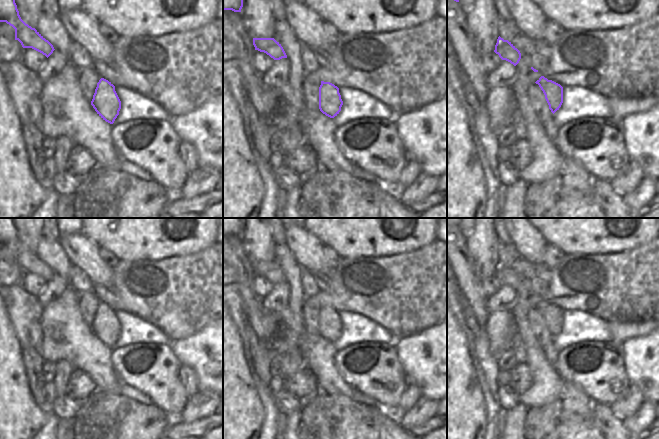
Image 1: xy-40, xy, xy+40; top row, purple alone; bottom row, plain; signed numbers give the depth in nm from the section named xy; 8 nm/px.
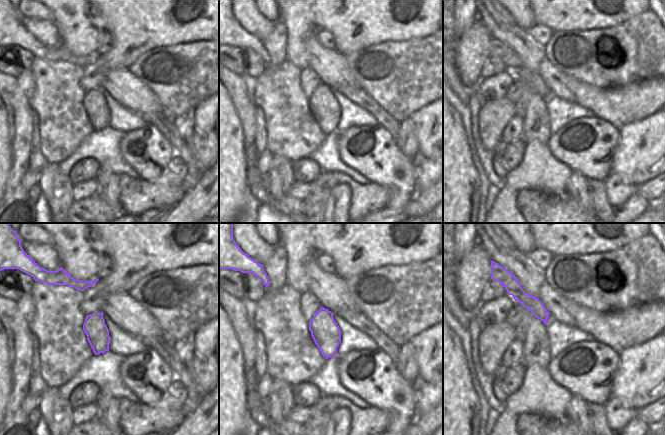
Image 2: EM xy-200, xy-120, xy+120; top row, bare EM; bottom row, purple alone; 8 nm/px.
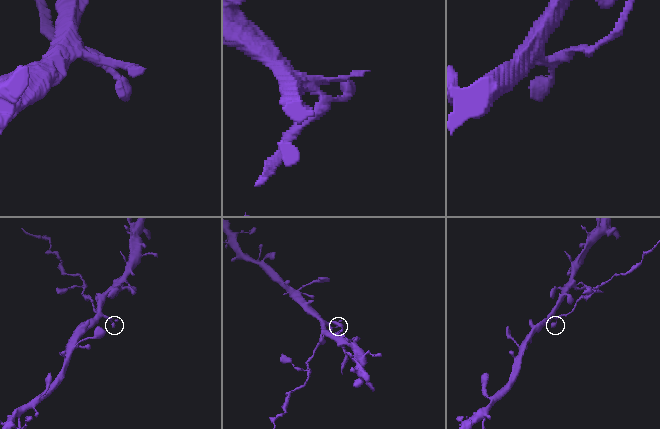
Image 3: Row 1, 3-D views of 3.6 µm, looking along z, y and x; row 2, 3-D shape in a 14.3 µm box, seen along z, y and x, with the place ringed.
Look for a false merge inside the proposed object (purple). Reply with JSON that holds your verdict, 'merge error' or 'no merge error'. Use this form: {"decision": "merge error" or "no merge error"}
{"decision": "merge error"}

